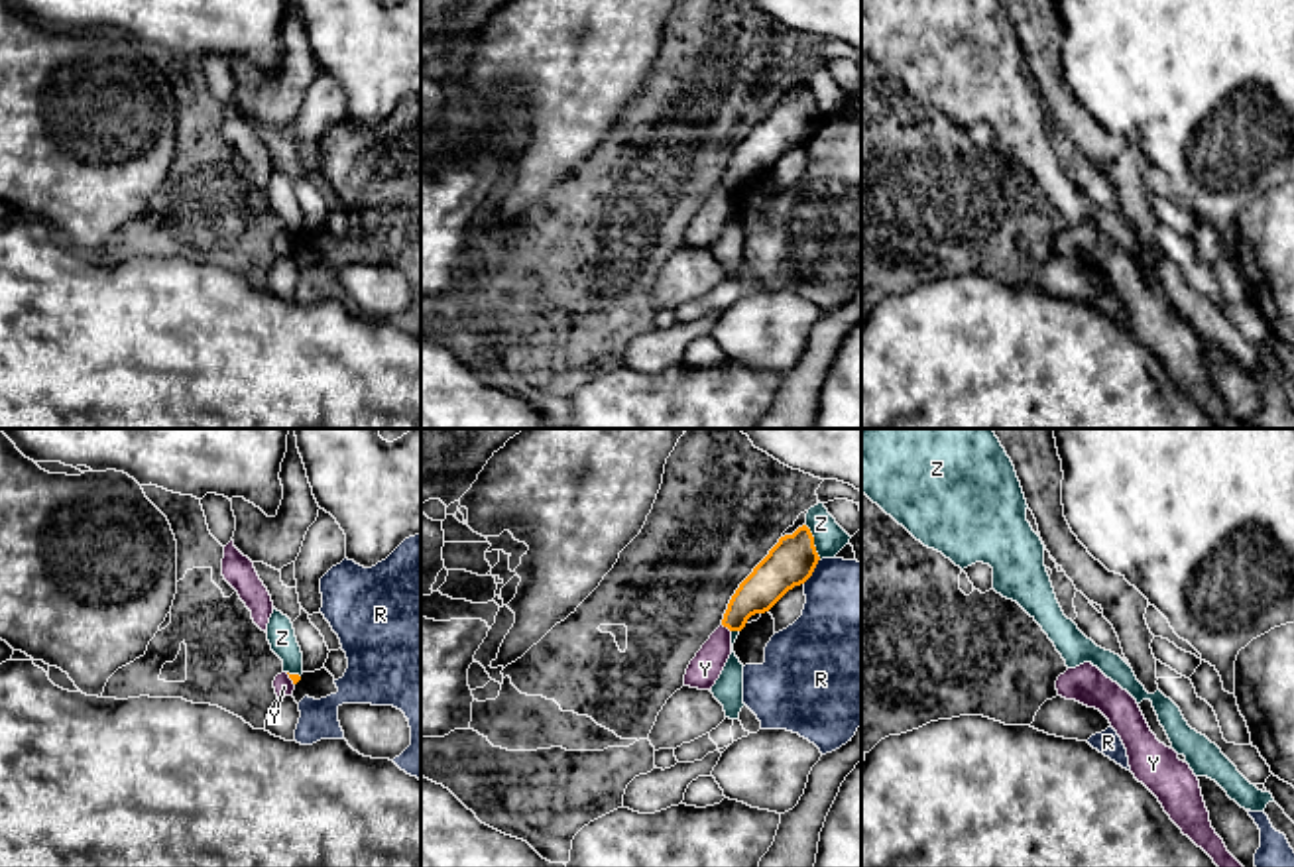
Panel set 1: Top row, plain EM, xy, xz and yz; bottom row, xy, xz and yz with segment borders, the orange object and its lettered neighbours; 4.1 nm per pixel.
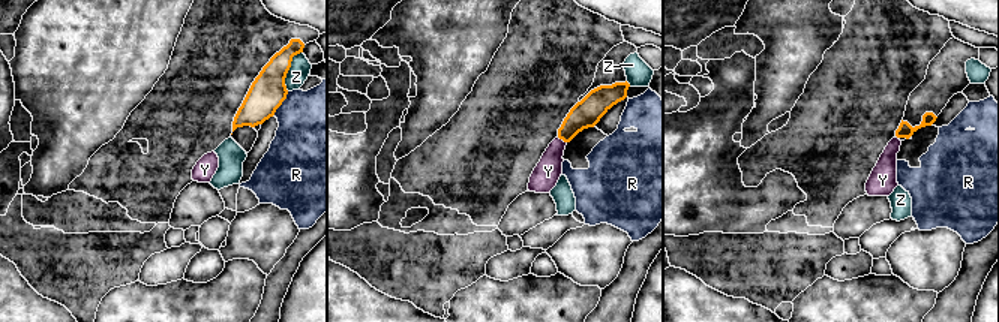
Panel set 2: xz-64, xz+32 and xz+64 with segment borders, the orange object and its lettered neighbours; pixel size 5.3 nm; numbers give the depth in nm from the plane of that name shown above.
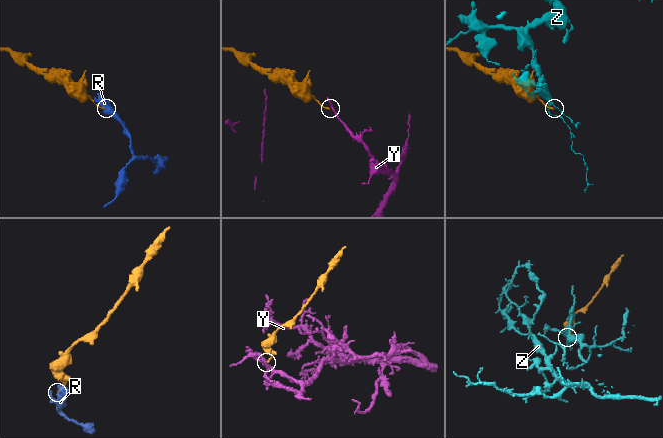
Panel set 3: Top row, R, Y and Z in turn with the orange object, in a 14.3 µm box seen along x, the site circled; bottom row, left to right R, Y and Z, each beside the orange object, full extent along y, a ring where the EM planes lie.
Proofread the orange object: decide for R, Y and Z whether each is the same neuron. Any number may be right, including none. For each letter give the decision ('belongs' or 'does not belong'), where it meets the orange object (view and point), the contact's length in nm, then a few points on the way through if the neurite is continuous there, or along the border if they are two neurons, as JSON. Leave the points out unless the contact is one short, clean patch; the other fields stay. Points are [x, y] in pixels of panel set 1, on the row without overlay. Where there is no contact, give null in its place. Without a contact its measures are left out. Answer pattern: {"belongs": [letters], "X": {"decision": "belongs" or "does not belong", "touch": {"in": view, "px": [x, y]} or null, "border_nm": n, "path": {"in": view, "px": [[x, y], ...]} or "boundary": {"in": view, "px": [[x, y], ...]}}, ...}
{"belongs": [], "R": {"decision": "does not belong", "touch": {"in": "xz", "px": [813, 130]}, "border_nm": 120}, "Y": {"decision": "does not belong", "touch": {"in": "xz", "px": [726, 185]}, "border_nm": 50, "boundary": {"in": "xz", "px": [[722, 183], [730, 191]]}}, "Z": {"decision": "does not belong", "touch": {"in": "xz", "px": [813, 103]}, "border_nm": 160}}

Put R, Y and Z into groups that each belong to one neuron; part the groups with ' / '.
R / Y / Z

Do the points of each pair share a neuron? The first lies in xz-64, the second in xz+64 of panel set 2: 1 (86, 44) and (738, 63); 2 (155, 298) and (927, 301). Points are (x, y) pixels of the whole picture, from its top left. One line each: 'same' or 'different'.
1: different
2: same

